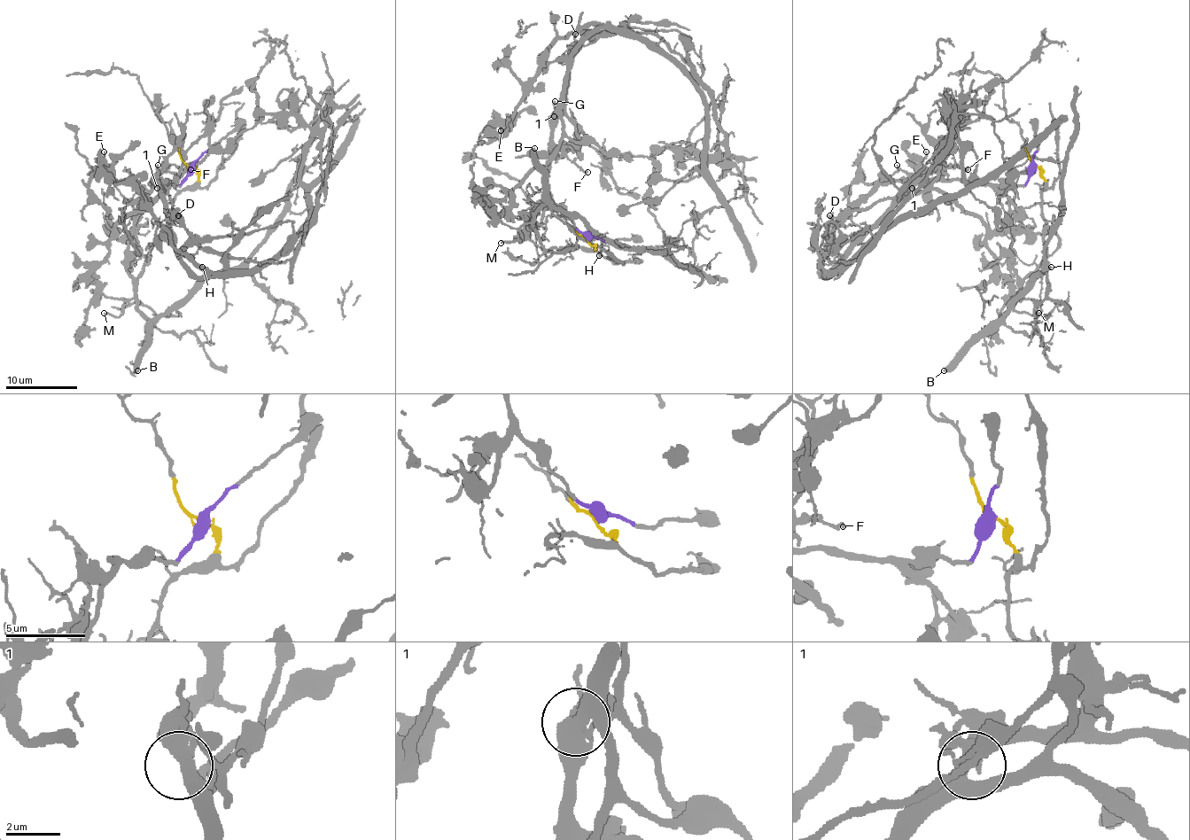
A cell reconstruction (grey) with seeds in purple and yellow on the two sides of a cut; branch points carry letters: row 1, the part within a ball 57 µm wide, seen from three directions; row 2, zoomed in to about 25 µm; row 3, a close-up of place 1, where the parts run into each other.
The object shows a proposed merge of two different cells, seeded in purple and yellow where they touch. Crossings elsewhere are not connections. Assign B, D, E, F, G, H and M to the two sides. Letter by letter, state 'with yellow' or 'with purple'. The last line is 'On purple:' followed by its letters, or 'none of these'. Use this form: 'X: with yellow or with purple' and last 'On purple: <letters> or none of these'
B: with yellow
D: with purple
E: with purple
F: with purple
G: with purple
H: with yellow
M: with yellow
On purple: D, E, F, G

